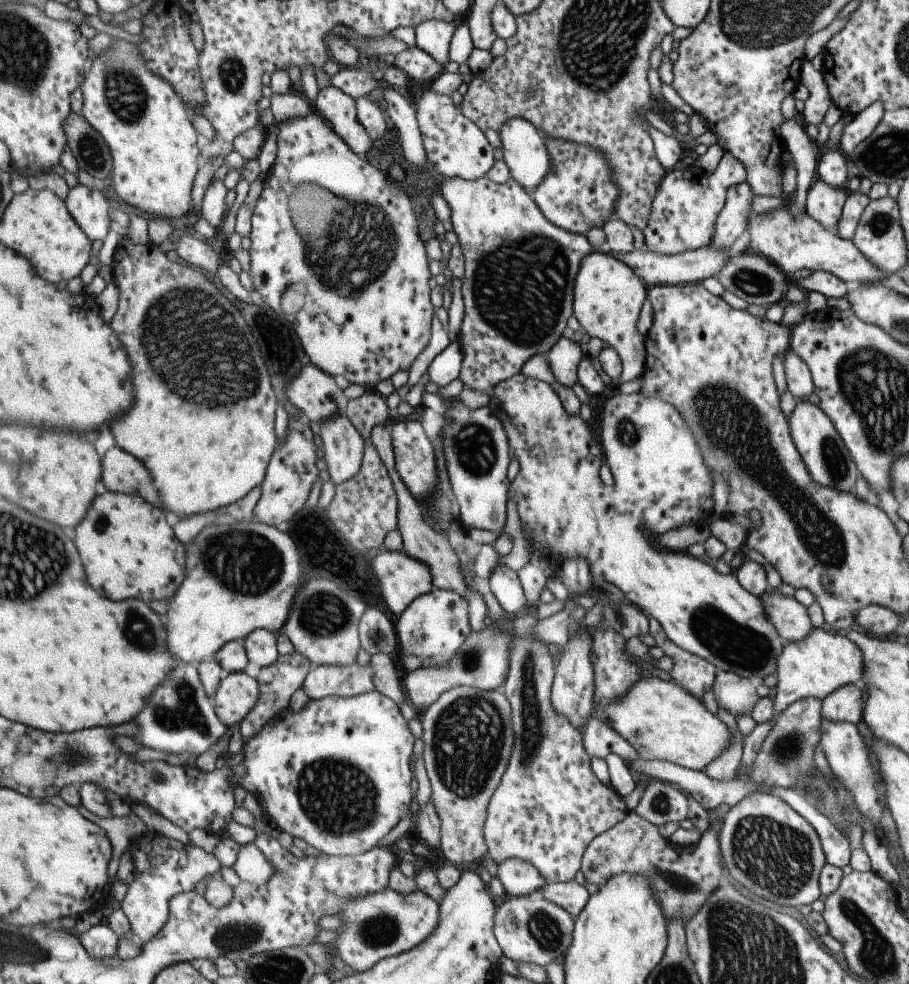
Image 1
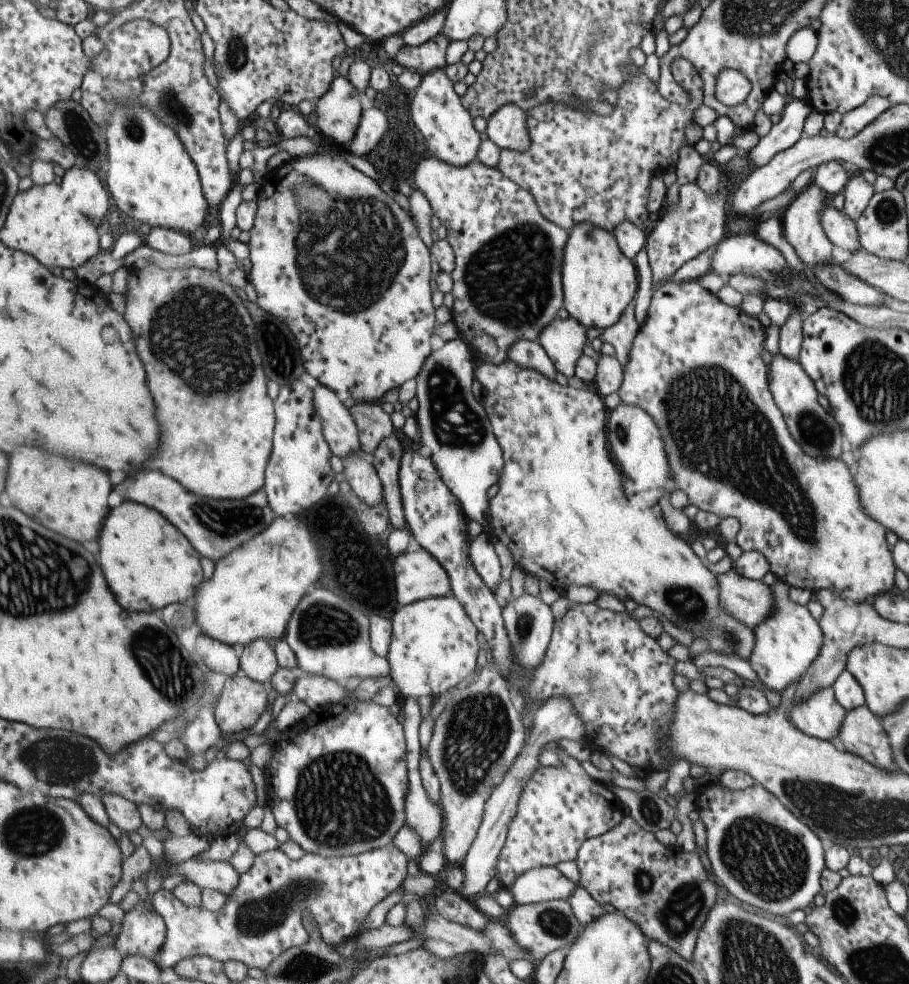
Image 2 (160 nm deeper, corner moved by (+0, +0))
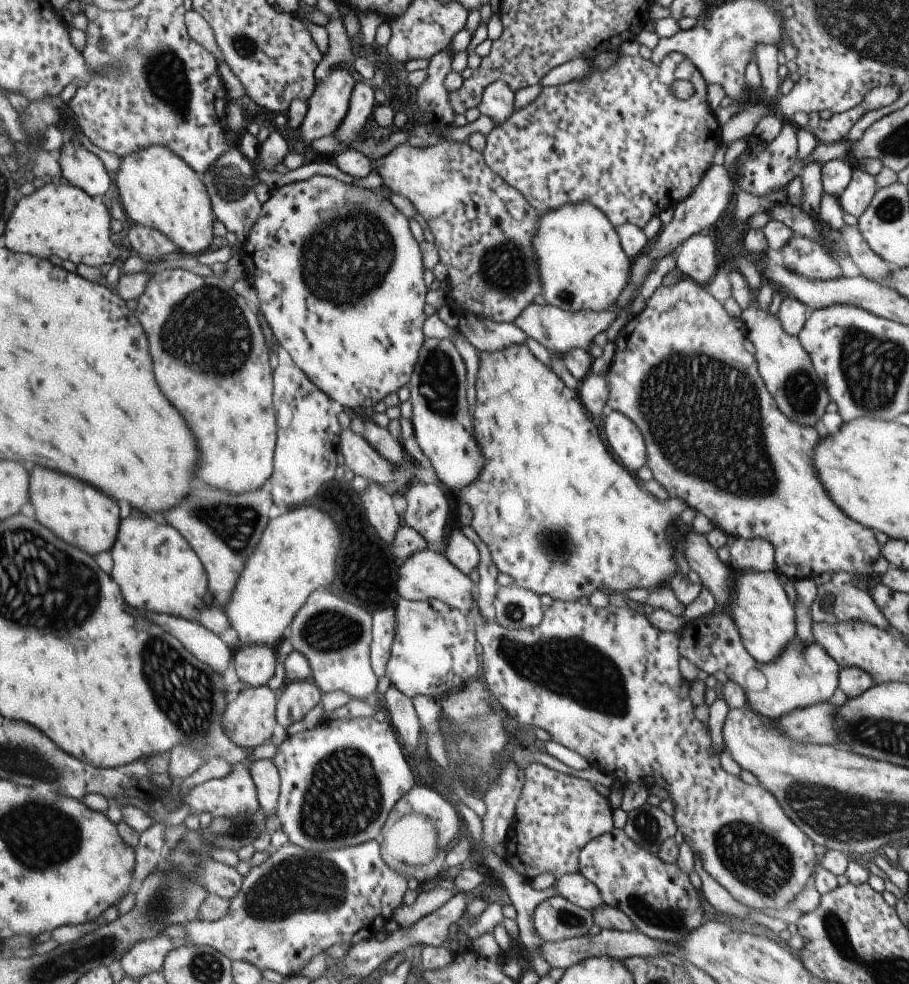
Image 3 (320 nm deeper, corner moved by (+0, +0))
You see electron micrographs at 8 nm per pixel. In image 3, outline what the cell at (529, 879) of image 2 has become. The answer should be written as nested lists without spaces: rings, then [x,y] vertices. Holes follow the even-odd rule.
[[[580,873],[560,876],[553,885],[557,895],[582,909],[592,911],[604,904],[597,887]]]

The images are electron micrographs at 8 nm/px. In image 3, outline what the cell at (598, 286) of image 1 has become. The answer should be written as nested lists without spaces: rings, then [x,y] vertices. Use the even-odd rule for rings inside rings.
[[[588,202],[562,204],[544,213],[536,212],[539,217],[536,218],[534,235],[530,236],[530,245],[539,272],[540,294],[546,304],[562,311],[612,309],[615,299],[627,284],[631,260],[623,252],[614,226],[607,217]]]

